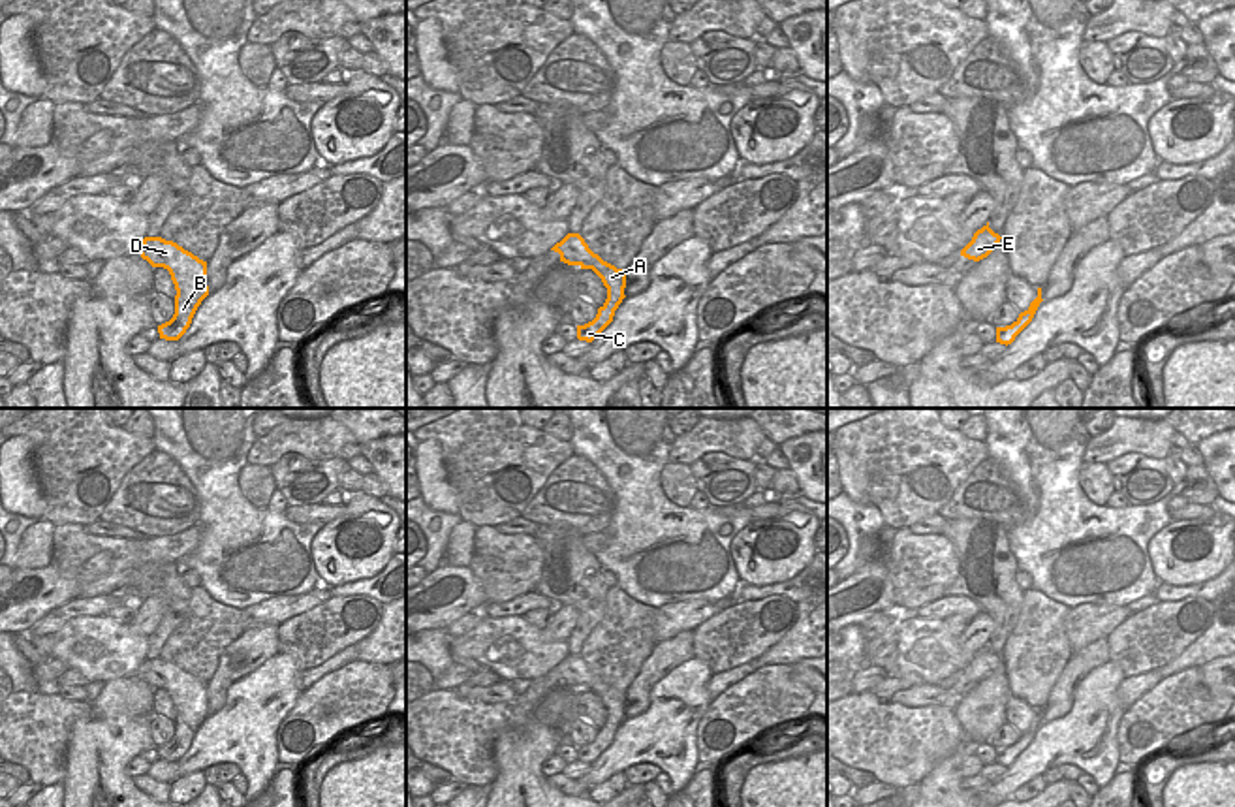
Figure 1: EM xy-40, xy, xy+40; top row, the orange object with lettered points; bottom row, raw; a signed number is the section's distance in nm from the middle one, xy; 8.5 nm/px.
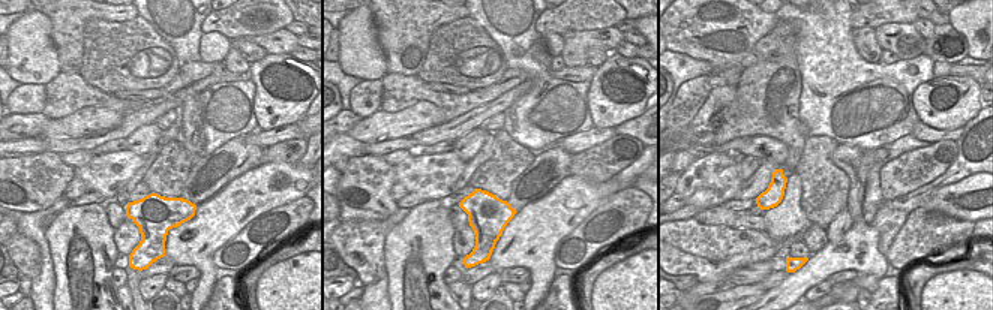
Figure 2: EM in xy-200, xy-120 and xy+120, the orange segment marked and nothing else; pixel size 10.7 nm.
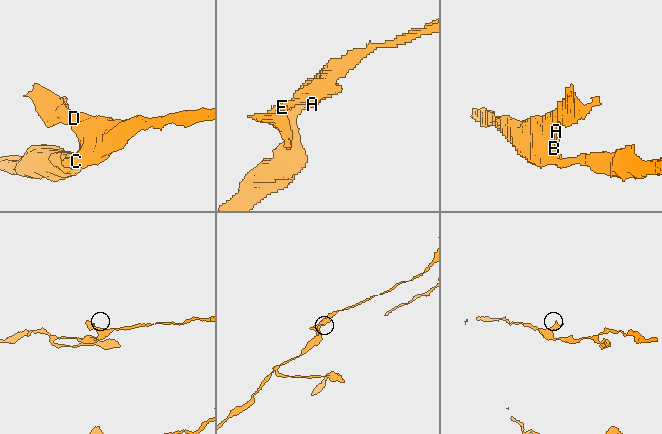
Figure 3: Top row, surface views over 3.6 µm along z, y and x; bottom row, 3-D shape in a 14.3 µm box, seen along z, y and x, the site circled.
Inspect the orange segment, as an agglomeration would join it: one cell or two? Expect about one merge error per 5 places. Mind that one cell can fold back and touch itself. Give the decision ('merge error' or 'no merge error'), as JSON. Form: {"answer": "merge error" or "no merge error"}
{"answer": "no merge error"}

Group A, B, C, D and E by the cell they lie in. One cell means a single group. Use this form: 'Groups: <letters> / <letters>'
Groups: A B C D E.

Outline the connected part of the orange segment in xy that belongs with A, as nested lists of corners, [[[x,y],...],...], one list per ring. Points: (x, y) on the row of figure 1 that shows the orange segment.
[[[568,233],[551,250],[560,254],[560,261],[568,265],[579,265],[581,269],[592,269],[607,288],[607,299],[598,309],[592,322],[577,325],[577,339],[592,342],[611,322],[615,310],[622,303],[626,288],[626,271],[603,261],[594,254],[579,233]]]

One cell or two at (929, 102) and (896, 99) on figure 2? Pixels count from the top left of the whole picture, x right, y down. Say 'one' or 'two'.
two

